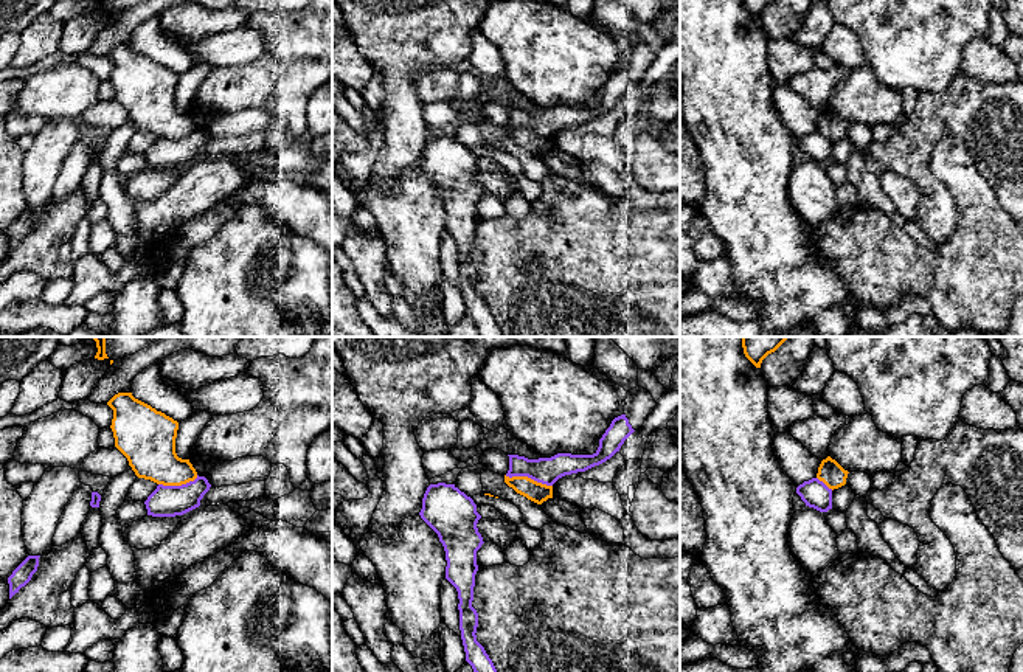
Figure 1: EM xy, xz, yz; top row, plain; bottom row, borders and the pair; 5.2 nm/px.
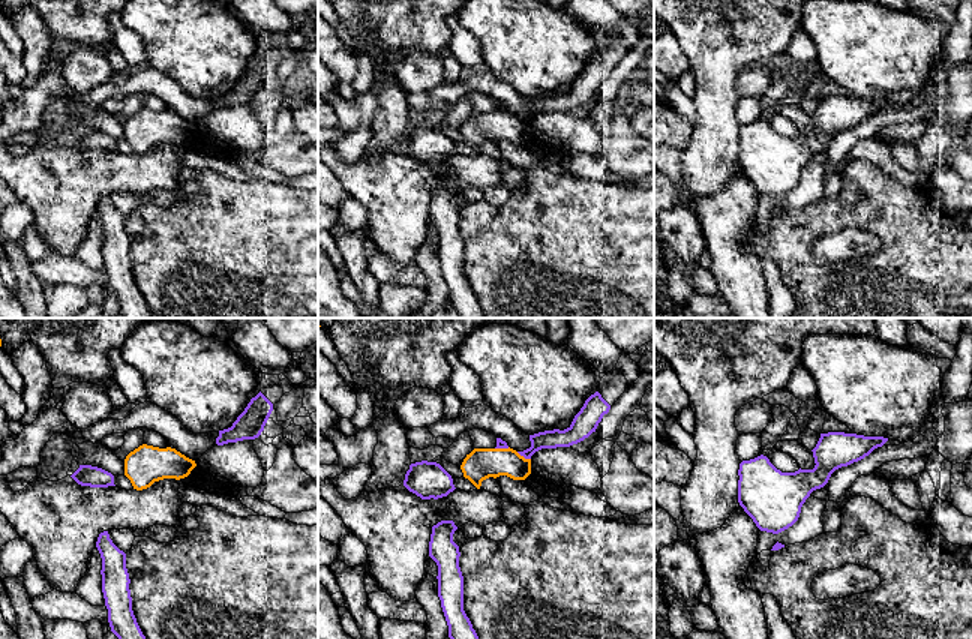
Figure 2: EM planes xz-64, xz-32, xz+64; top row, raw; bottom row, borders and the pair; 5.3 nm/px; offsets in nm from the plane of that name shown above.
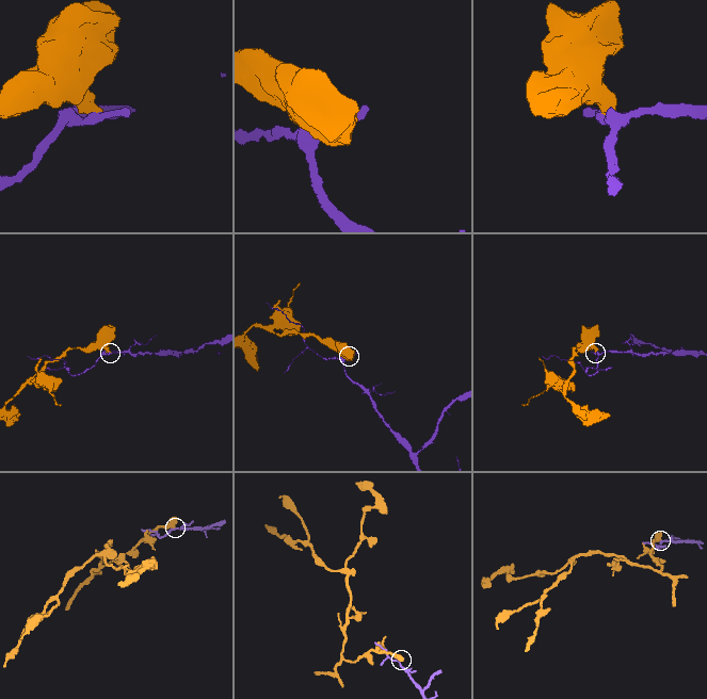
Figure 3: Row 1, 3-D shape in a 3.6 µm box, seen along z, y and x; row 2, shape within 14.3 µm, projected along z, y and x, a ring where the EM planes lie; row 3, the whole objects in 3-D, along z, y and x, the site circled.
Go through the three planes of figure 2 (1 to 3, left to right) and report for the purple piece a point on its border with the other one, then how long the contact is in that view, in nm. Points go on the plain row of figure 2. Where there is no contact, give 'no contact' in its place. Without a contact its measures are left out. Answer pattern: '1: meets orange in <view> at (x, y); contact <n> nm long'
1: no contact
2: meets orange in xz-32 at (522, 120); contact 90 nm long
3: no contact

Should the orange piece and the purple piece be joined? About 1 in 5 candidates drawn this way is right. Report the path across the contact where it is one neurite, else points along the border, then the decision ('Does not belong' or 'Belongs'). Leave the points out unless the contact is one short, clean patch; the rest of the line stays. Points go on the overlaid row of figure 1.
Boundary: xz (505, 475), (530, 477), (551, 486). Does not belong

